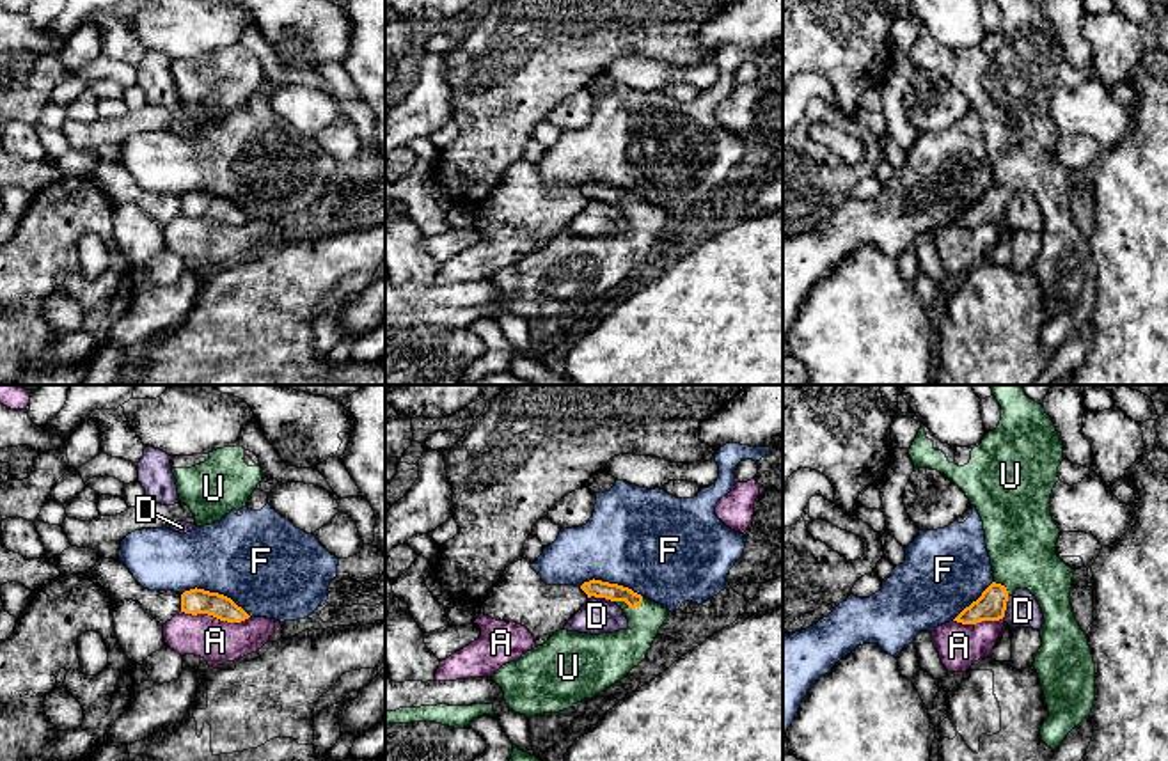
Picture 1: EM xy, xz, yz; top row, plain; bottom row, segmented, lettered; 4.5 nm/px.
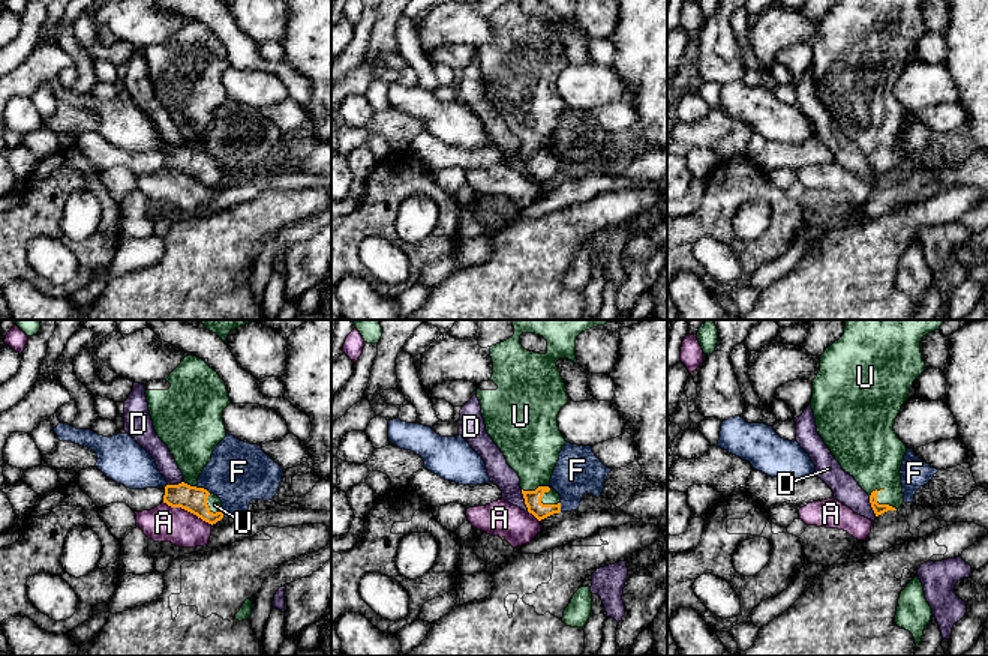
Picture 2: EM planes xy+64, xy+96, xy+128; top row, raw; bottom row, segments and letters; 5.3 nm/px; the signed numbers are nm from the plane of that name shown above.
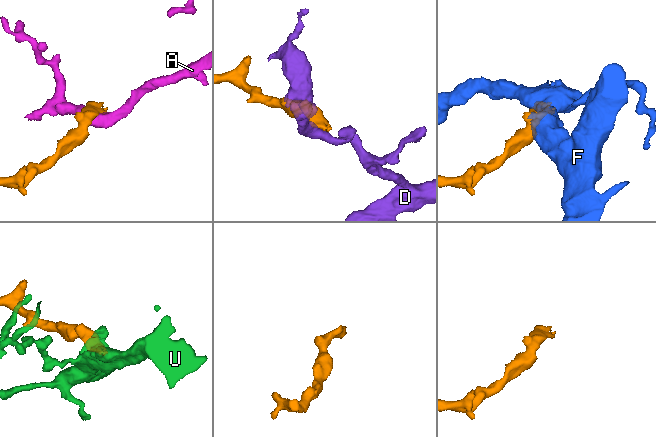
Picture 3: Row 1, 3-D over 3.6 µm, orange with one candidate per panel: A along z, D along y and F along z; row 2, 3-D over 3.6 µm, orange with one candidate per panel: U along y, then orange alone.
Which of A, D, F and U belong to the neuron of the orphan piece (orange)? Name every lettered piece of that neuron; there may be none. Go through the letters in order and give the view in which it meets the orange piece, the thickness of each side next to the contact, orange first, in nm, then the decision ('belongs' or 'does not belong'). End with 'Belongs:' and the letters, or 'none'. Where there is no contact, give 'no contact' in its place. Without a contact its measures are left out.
A: meets orange in xy; 120 nm thick on the orange side, 200 nm on the other; does not belong
D: meets orange in xz; 80 nm thick on the orange side, 160 nm on the other; does not belong
F: meets orange in xy; 120 nm thick on the orange side, 440 nm on the other; does not belong
U: meets orange in xz; 80 nm thick on the orange side, 220 nm on the other; belongs
Belongs: U

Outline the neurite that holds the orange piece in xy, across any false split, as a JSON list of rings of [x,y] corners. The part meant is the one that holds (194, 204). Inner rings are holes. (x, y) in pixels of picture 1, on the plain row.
[[[197,190],[181,197],[181,215],[192,218],[208,216],[227,225],[241,225],[250,220],[231,200]]]

